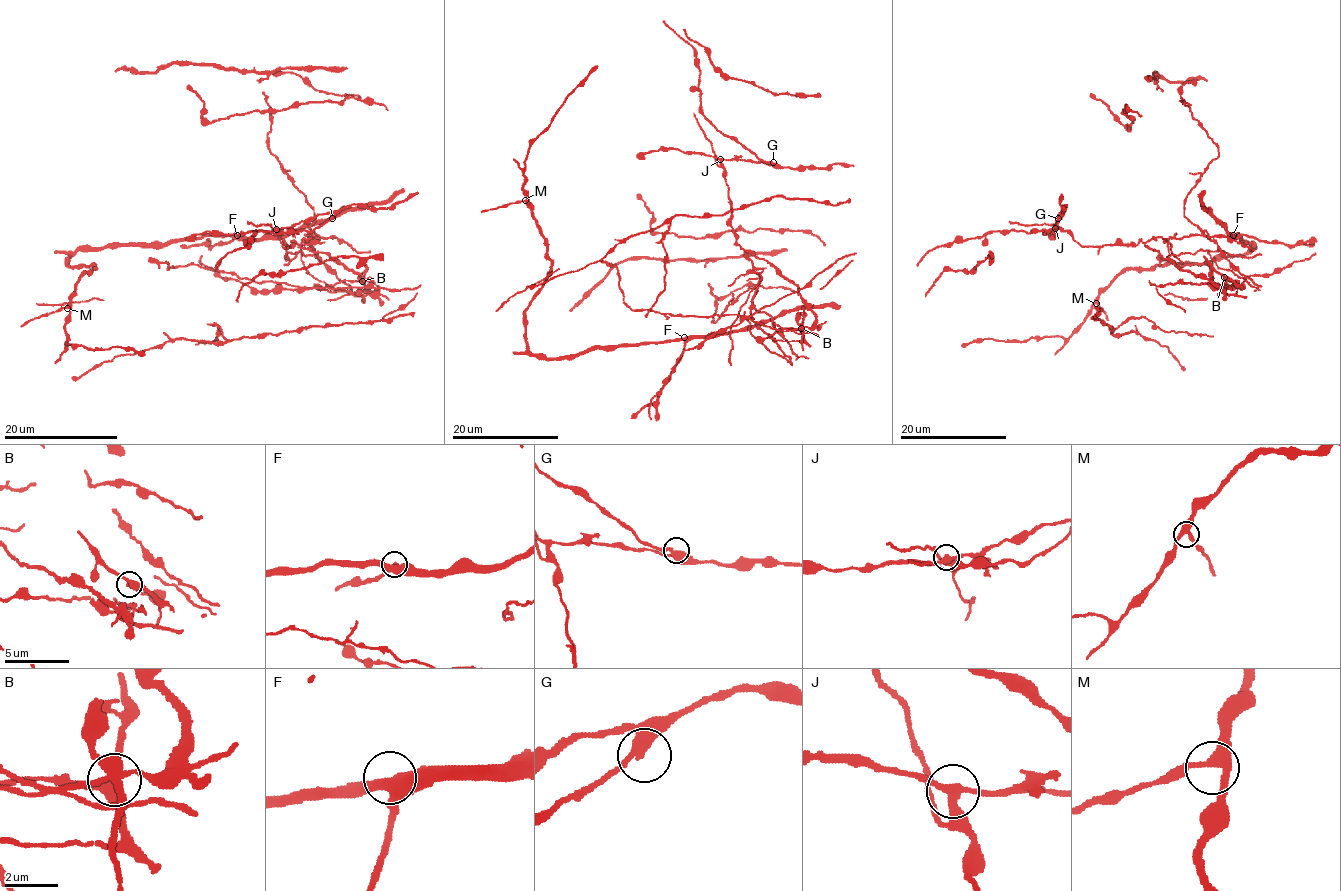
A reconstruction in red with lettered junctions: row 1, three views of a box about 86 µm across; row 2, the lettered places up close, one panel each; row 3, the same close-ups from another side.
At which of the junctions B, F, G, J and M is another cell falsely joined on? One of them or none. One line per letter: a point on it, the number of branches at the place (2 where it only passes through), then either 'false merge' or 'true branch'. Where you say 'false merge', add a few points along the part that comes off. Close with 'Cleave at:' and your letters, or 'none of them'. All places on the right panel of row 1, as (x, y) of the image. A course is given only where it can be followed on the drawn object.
B: at (1224, 277); 3 branches meet; true branch
F: at (1233, 235); 3 branches meet; true branch
G: at (1058, 218); 3 branches meet; true branch
J: at (1055, 228); 3 branches meet; false merge; foreign part runs (1056, 228), (1081, 245), (1140, 241), (1183, 271), (1227, 287), (1211, 281), (1205, 261), (1181, 265), (1157, 255)
M: at (1096, 303); 3 branches meet; true branch
Cleave at: J

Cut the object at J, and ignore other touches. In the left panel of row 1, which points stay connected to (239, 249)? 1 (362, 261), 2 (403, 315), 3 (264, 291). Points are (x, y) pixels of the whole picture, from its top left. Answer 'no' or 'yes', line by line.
1: yes
2: yes
3: yes

